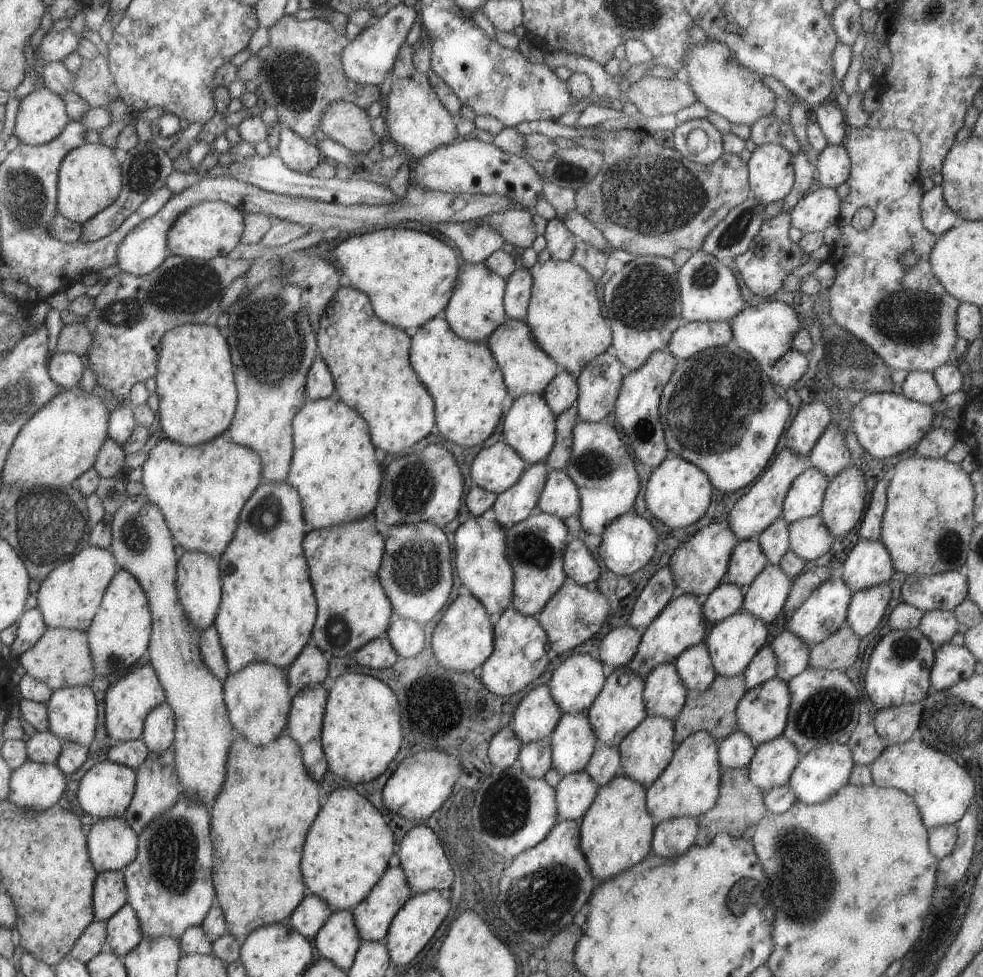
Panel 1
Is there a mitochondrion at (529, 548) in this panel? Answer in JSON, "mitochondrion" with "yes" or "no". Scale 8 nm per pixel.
{"mitochondrion":"yes"}

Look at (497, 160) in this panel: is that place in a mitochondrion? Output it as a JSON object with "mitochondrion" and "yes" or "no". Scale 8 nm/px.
{"mitochondrion":"no"}

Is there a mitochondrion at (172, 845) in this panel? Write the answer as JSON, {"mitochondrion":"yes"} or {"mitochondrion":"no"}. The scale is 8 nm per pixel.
{"mitochondrion":"yes"}

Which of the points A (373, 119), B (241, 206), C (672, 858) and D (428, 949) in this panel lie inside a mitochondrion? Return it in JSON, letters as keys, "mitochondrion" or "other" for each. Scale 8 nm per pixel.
{"A":"other","B":"other","C":"other","D":"other"}

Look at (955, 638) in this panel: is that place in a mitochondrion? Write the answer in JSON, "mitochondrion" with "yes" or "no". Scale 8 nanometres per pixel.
{"mitochondrion":"no"}

